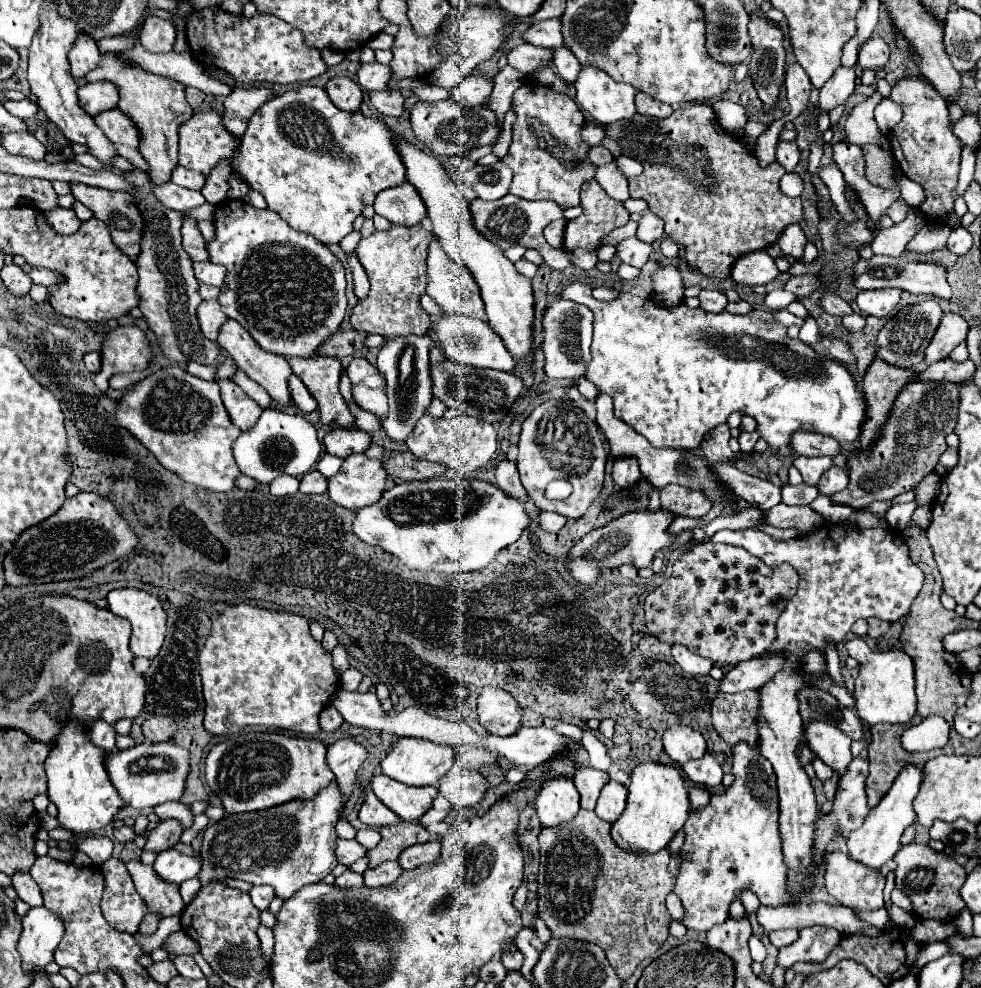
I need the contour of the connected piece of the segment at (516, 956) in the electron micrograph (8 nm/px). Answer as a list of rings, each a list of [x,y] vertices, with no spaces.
[[[519,950],[507,952],[507,954],[501,956],[501,962],[503,962],[503,966],[505,966],[507,970],[519,970],[521,964],[523,964],[523,954],[521,954]]]

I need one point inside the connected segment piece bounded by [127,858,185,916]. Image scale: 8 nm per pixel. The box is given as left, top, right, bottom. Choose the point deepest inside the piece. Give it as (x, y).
(162, 898)

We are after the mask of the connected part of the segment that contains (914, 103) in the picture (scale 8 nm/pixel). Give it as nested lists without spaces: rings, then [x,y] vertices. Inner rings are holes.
[[[901,78],[893,86],[891,100],[899,102],[903,108],[901,122],[889,132],[891,154],[901,172],[909,180],[921,184],[927,192],[927,200],[919,210],[931,220],[943,220],[953,210],[955,198],[951,192],[957,186],[959,156],[963,148],[961,140],[951,132],[947,102],[923,78]]]

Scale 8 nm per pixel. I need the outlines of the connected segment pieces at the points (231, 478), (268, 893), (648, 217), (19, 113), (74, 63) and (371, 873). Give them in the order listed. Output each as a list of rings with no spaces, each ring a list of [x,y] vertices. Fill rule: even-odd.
[[[177,364],[163,366],[149,374],[147,378],[135,382],[133,390],[125,392],[117,406],[117,422],[127,428],[167,470],[181,476],[185,482],[207,488],[211,492],[229,492],[235,488],[235,478],[239,476],[239,468],[233,460],[233,442],[241,434],[235,424],[231,424],[227,410],[219,396],[217,382],[205,382],[201,378],[191,376]]]
[[[253,886],[249,896],[257,910],[265,910],[269,906],[269,902],[275,898],[275,890],[271,886]]]
[[[645,212],[639,220],[639,228],[637,228],[637,238],[643,240],[643,242],[655,242],[663,236],[663,222],[651,214],[651,212]]]
[[[5,100],[5,104],[3,104],[5,108],[7,108],[7,112],[11,112],[13,116],[17,116],[17,118],[21,118],[21,120],[29,120],[29,118],[33,118],[35,114],[37,114],[37,106],[31,102],[31,100],[19,100],[19,102],[13,102],[13,100]]]
[[[79,34],[79,38],[75,40],[75,44],[69,52],[69,64],[71,64],[73,78],[83,80],[83,76],[87,76],[87,72],[97,68],[99,60],[101,60],[101,54],[97,50],[97,44],[89,36]]]
[[[383,862],[377,868],[367,868],[363,872],[363,880],[367,888],[379,888],[379,886],[391,886],[401,876],[401,866],[395,862]]]

